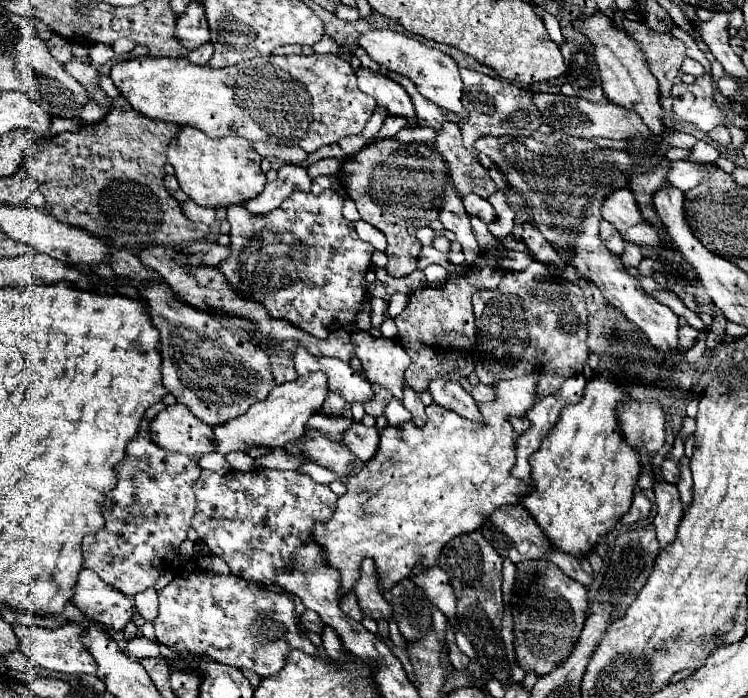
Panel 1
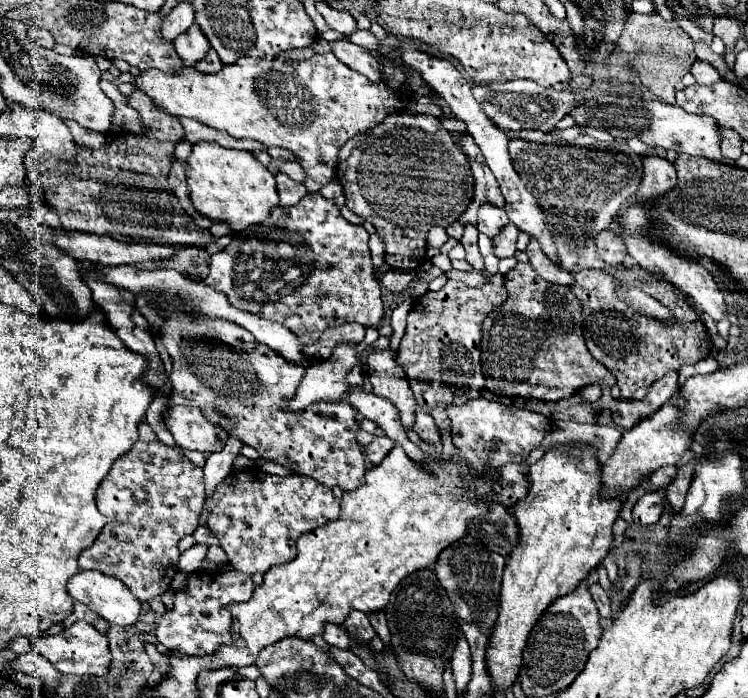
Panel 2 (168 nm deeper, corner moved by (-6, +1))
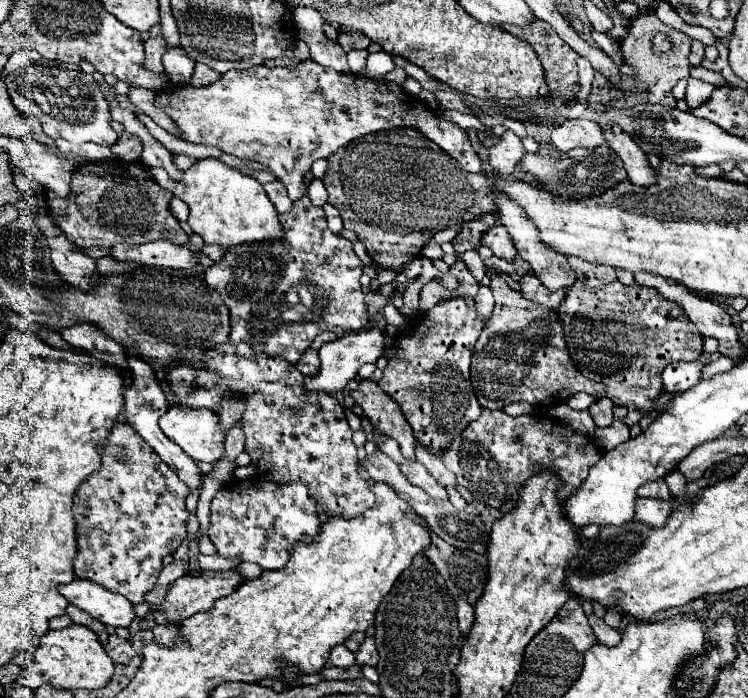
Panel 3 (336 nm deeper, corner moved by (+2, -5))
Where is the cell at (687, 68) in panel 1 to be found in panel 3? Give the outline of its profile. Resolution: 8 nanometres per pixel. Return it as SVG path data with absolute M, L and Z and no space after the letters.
M688 78L688 88L686 88L686 102L690 108L698 108L700 104L704 104L704 100L708 100L708 96L712 94L714 86L698 80L698 78Z

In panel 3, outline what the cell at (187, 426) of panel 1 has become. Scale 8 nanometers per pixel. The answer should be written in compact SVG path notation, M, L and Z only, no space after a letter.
M172 406L168 408L168 412L160 418L160 428L162 432L174 440L176 444L180 444L180 448L184 448L184 452L194 458L194 460L202 460L202 462L218 462L224 458L224 432L220 430L218 424L218 414L208 410L208 408L182 408L182 406Z

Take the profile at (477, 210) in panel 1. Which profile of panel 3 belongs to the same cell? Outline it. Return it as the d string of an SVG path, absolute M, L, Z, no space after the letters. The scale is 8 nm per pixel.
M496 224L492 230L488 230L482 238L482 244L486 244L494 252L494 256L502 260L512 262L518 256L516 246L512 244L512 238L508 236L508 230L502 224Z

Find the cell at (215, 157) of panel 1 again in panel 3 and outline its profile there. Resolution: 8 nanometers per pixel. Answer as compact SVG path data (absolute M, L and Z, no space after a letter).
M202 158L196 166L184 172L182 182L169 179L163 168L150 168L151 178L163 188L168 188L174 196L184 200L190 208L188 224L192 232L202 236L206 244L218 244L222 248L232 248L250 242L264 242L264 240L282 240L284 230L278 222L278 212L272 208L264 186L226 166L216 158Z

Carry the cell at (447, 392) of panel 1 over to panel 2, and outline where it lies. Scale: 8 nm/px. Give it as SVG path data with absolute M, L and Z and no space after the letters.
M482 396L464 404L450 404L448 416L452 422L452 440L460 454L470 462L476 472L484 472L488 464L500 470L508 462L522 462L534 448L540 446L544 434L552 428L550 418L538 412L518 410L498 400L486 400Z

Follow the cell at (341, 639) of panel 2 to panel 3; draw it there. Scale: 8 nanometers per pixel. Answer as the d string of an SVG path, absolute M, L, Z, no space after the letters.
M342 644L342 646L334 646L332 648L332 654L330 654L330 662L338 668L348 668L352 666L356 660L354 660L354 654Z

